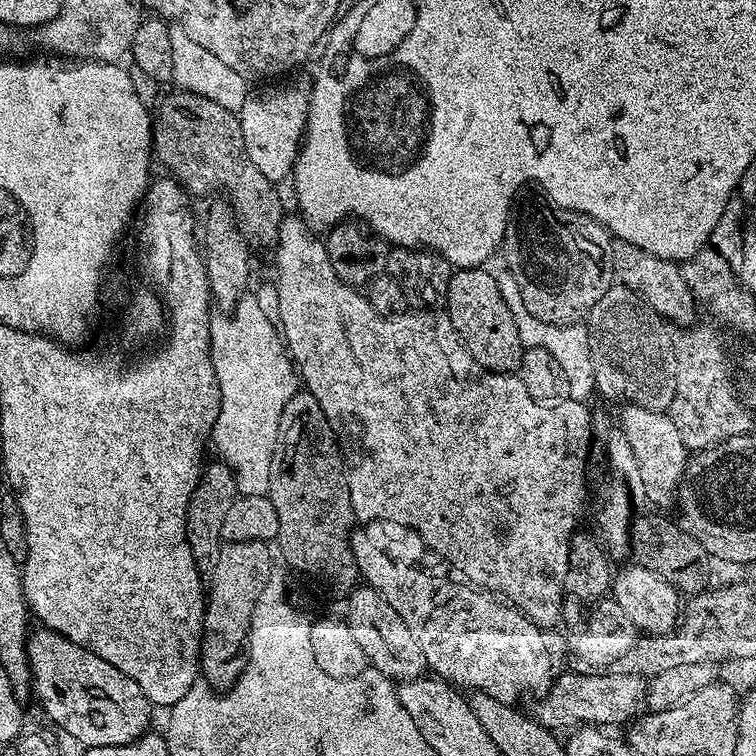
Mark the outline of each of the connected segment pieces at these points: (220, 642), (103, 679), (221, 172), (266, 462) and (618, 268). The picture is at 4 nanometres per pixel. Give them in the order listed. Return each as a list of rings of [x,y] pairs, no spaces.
[[[225,542],[220,545],[220,553],[218,554],[218,566],[215,567],[214,574],[210,578],[210,585],[206,590],[206,603],[204,606],[204,631],[200,638],[200,671],[203,679],[207,680],[211,688],[217,690],[227,690],[236,684],[236,679],[242,674],[244,662],[246,659],[246,649],[248,646],[248,635],[250,634],[250,626],[254,618],[254,606],[258,606],[258,597],[261,596],[262,590],[266,590],[266,582],[273,576],[274,568],[272,568],[272,556],[274,560],[274,552],[268,544],[262,542]]]
[[[40,626],[37,629],[28,638],[28,661],[32,663],[34,696],[35,699],[40,699],[41,706],[61,733],[64,731],[70,739],[77,740],[84,748],[93,748],[129,744],[149,731],[148,719],[151,718],[153,709],[146,694],[142,694],[142,686],[138,686],[134,678],[122,674],[122,670],[118,670],[118,666],[110,666],[106,658],[98,658],[98,654],[70,642],[52,628]]]
[[[179,90],[173,93],[154,112],[152,151],[155,159],[172,171],[169,173],[180,181],[189,197],[223,194],[236,212],[236,221],[245,240],[253,245],[275,245],[286,209],[276,193],[277,185],[250,162],[239,115],[210,98]]]
[[[250,294],[237,301],[230,314],[221,320],[213,319],[209,327],[209,348],[214,362],[214,374],[218,378],[220,409],[212,427],[211,443],[216,443],[219,459],[232,467],[236,475],[236,491],[241,496],[266,496],[270,486],[272,459],[276,455],[276,442],[280,438],[280,419],[286,402],[298,390],[298,373],[292,357],[278,331],[277,325],[264,313],[264,308]]]
[[[612,240],[610,252],[613,277],[618,281],[619,287],[634,290],[644,299],[644,303],[665,321],[688,326],[697,319],[698,305],[692,297],[690,286],[686,282],[681,265],[675,260],[663,260],[638,246],[634,246],[625,240]]]

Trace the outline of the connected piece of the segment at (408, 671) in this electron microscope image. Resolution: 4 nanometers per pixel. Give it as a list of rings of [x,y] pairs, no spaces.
[[[357,586],[347,593],[348,616],[346,623],[354,634],[354,639],[362,645],[362,654],[366,654],[369,665],[393,682],[419,680],[429,671],[426,654],[418,647],[414,634],[402,622],[402,617],[382,594],[367,586]]]

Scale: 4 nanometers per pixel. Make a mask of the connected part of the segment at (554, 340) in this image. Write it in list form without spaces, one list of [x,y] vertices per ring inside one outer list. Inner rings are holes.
[[[500,270],[495,273],[496,281],[498,282],[498,290],[502,290],[502,298],[506,302],[506,306],[510,306],[510,314],[514,314],[514,326],[518,326],[518,338],[522,338],[525,348],[541,348],[549,354],[554,354],[554,359],[562,366],[562,371],[566,374],[566,382],[570,382],[570,397],[581,402],[591,401],[591,396],[596,392],[596,383],[594,382],[594,362],[590,362],[590,338],[588,337],[587,327],[583,323],[579,324],[547,324],[538,318],[534,318],[534,314],[530,314],[530,310],[526,310],[526,302],[522,302],[522,289],[518,287],[518,281],[514,279],[514,274],[510,274],[507,270]]]

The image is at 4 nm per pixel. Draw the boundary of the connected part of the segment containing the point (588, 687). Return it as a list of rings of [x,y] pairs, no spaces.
[[[564,672],[561,676],[559,673],[553,679],[552,687],[542,696],[544,705],[541,706],[540,715],[538,715],[538,721],[542,727],[560,730],[563,724],[572,724],[575,720],[582,720],[578,722],[587,722],[592,726],[624,723],[627,725],[641,711],[639,710],[640,704],[642,708],[642,701],[646,696],[646,684],[641,677],[588,675],[592,676],[579,676],[576,672]]]

